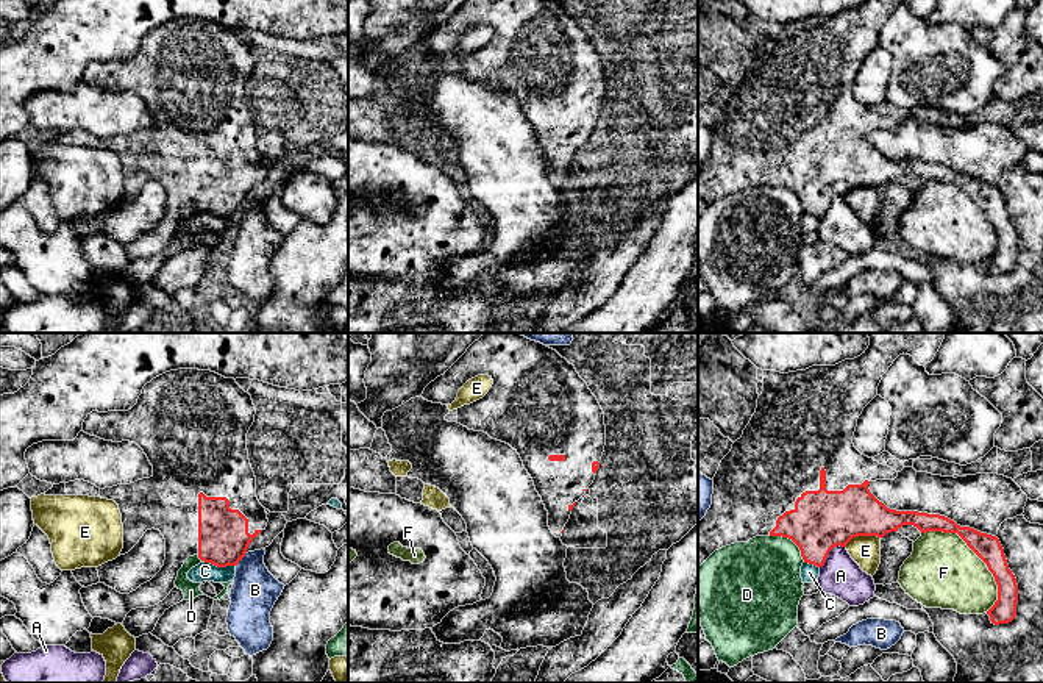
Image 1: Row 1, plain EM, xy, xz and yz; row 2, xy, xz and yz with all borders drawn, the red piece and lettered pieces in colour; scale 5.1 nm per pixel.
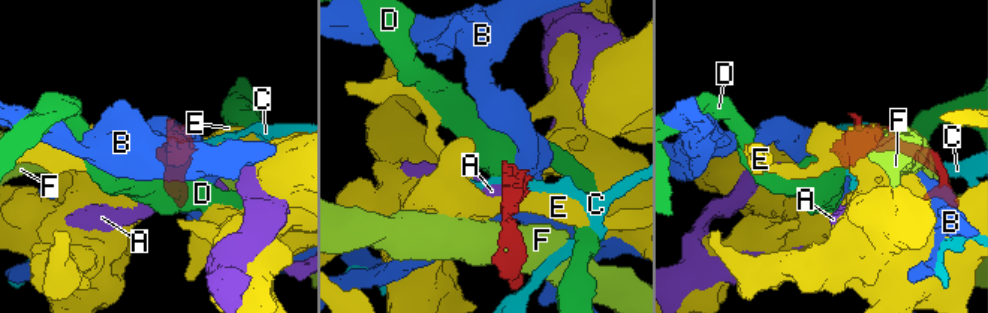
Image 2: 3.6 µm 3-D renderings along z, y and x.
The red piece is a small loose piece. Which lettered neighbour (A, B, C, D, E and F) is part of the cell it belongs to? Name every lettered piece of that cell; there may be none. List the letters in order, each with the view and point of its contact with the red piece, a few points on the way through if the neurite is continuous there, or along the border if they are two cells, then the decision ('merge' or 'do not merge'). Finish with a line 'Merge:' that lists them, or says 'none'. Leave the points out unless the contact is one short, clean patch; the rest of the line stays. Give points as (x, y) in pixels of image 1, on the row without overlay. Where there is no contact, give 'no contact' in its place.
A: yz (829, 200) | along yz (845, 196), (836, 196), (820, 218) | do not merge
B: xy (241, 208) | along xy (245, 202), (236, 216) | do not merge
C: xy (220, 216) | along xy (205, 211), (214, 216), (234, 216) | do not merge
D: yz (792, 189) | along yz (770, 185), (789, 188), (798, 197), (804, 211) | do not merge
E: yz (862, 185) | along yz (879, 186), (854, 186), (845, 196) | do not merge
F: yz (976, 203) | do not merge
Merge: none

